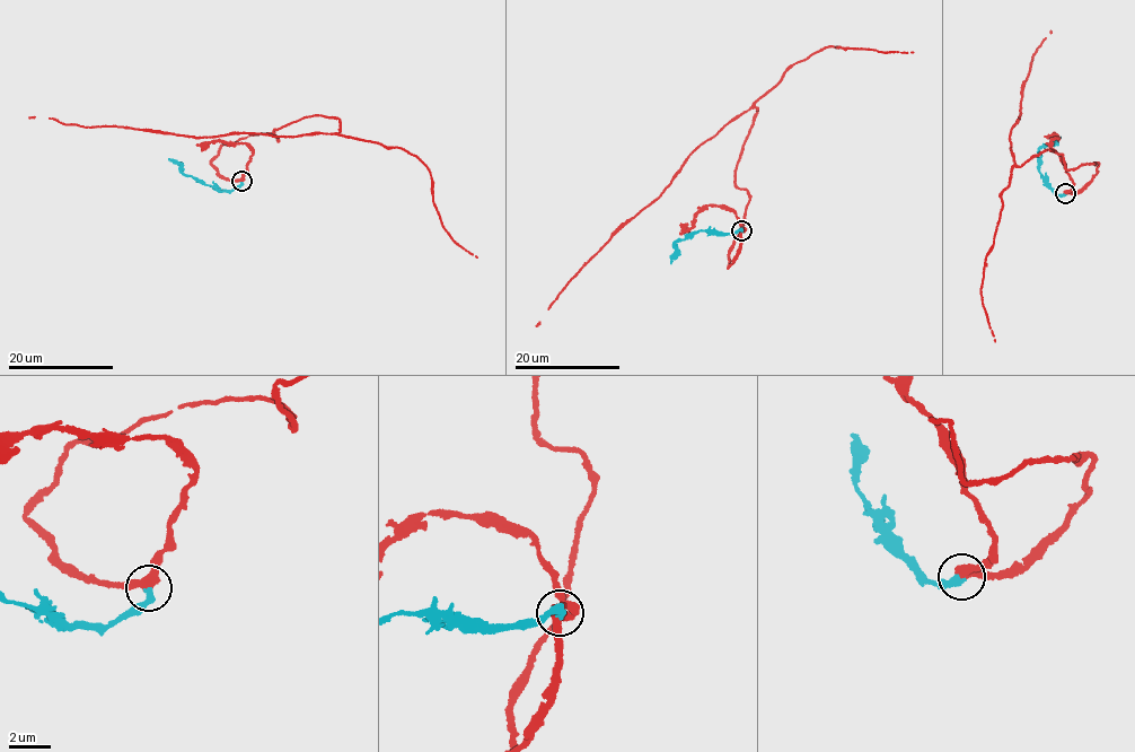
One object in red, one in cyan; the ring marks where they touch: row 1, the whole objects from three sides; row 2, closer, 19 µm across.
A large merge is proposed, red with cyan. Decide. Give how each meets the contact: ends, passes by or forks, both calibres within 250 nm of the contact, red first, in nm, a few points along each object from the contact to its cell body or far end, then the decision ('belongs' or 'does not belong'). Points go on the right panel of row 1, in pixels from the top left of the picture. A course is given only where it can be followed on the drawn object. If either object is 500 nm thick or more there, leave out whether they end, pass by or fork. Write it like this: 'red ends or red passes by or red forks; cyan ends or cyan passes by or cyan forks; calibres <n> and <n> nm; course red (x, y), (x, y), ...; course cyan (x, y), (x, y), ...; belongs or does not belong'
red passes by; cyan ends; calibres 400 and 360 nm; course red (1065, 193), (1081, 191), (1098, 164), (1068, 171), (1047, 149), (1018, 166), (1009, 138), (1050, 31); course cyan (1065, 193), (1057, 194), (1038, 168), (1040, 148), (1061, 136); belongs

